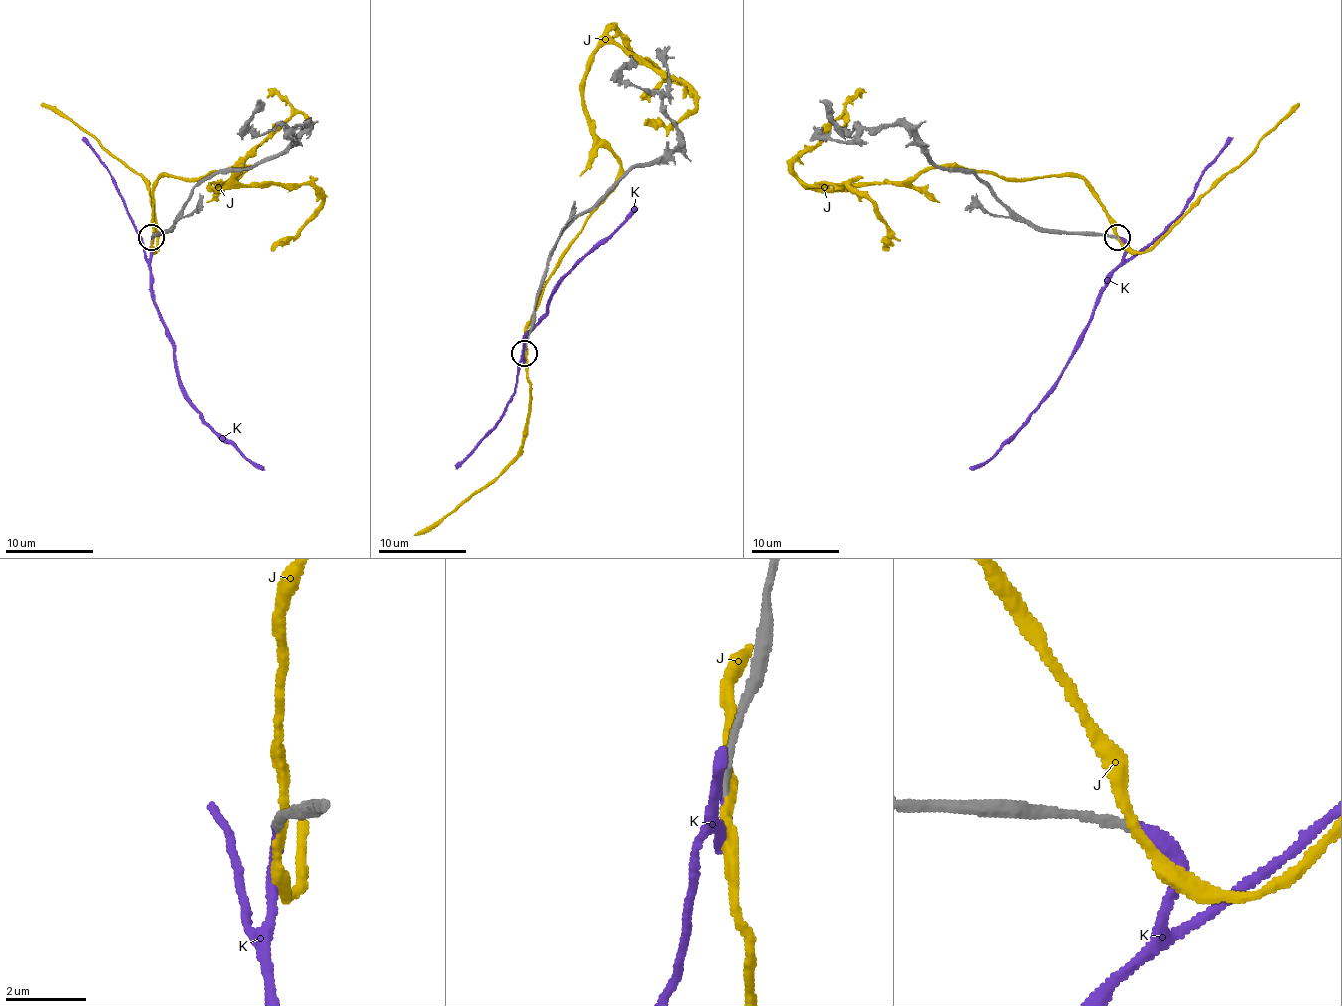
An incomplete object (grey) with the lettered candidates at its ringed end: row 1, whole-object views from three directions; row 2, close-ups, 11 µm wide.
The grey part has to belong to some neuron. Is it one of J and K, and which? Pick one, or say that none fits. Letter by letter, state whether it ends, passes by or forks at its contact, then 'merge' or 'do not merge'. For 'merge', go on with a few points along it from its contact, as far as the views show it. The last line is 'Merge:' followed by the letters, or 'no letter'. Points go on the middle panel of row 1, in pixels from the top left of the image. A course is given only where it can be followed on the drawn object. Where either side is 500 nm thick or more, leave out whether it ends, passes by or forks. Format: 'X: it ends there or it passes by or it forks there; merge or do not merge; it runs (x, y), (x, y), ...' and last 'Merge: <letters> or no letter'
J: it passes by; do not merge
K: it ends there; merge; it runs (526, 353), (523, 362), (523, 340), (548, 314), (554, 287), (638, 208)
Merge: K

